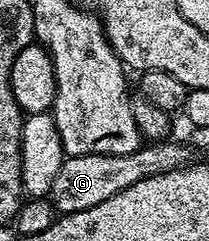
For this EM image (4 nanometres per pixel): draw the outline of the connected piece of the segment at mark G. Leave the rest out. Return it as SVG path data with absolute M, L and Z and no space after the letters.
M160 140L141 146L126 156L110 156L108 153L94 153L89 156L65 157L62 168L51 188L50 201L57 213L73 214L86 211L110 196L132 187L138 180L162 175L168 171L180 170L191 163L192 152L184 144Z

